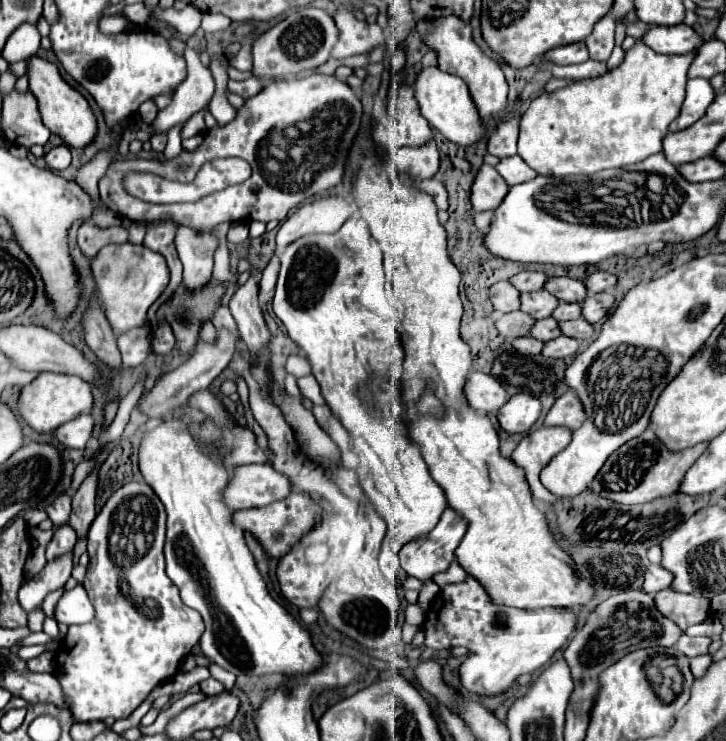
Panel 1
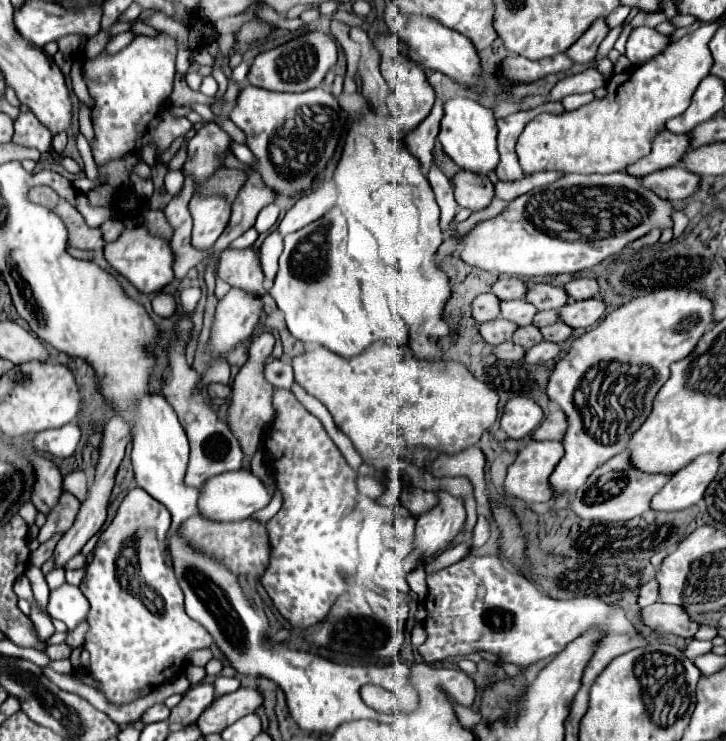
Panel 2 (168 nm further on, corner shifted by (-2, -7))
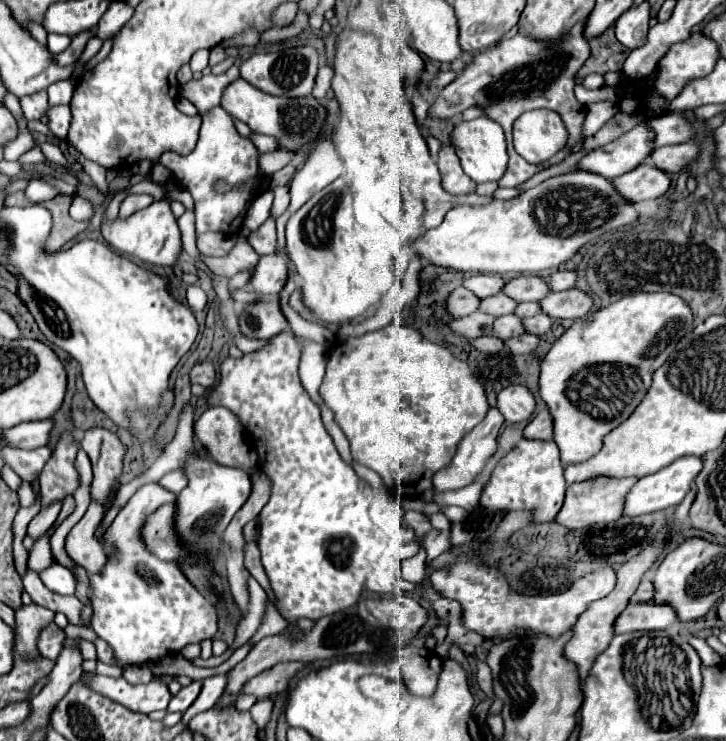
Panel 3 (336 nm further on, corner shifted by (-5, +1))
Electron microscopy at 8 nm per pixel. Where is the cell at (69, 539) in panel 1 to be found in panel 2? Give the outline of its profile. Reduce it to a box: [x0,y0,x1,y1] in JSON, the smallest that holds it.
[38,492,80,544]

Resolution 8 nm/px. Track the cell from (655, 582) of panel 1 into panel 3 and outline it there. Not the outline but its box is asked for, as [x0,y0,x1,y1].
[631,574,653,602]

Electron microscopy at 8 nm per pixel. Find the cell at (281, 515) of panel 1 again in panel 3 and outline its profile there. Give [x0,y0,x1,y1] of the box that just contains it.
[141,504,187,562]

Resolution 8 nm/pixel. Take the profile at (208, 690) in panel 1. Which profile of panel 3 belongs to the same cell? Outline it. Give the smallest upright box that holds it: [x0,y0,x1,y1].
[167,682,201,712]

